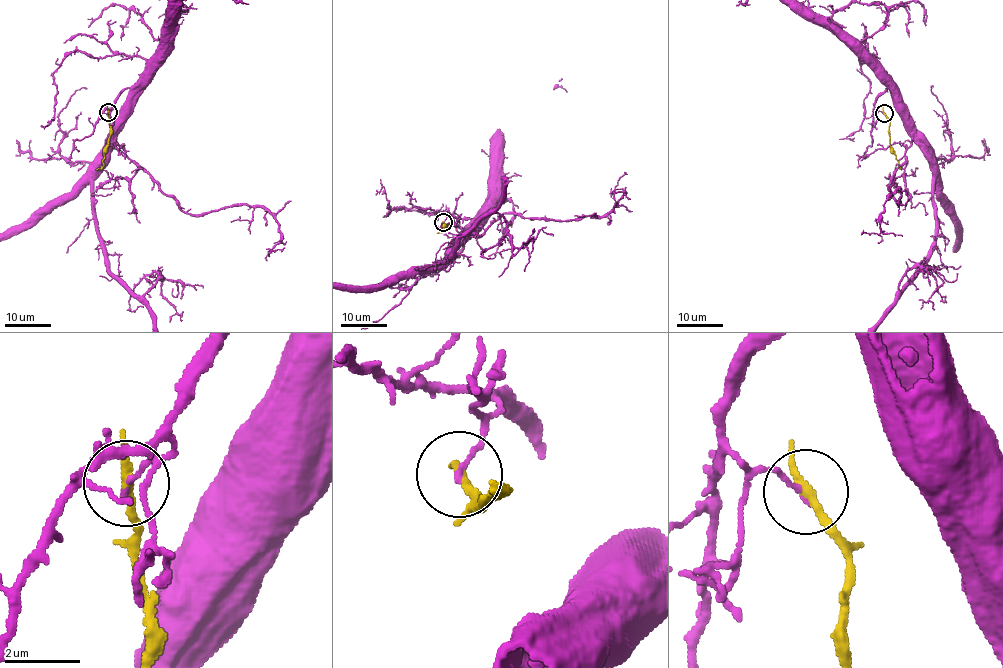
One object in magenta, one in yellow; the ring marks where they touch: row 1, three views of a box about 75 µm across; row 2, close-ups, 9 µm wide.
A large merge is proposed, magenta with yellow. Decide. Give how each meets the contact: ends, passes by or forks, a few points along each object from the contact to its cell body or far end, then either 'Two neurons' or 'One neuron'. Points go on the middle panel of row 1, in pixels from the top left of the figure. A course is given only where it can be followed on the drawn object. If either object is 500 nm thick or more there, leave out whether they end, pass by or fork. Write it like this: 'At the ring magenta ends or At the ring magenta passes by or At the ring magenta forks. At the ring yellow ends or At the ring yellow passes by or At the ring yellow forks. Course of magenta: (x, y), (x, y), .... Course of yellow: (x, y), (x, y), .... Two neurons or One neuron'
At the ring magenta ends. At the ring yellow passes by. Course of yellow: (443, 222), (448, 224), (443, 231), (436, 232). Two neurons

